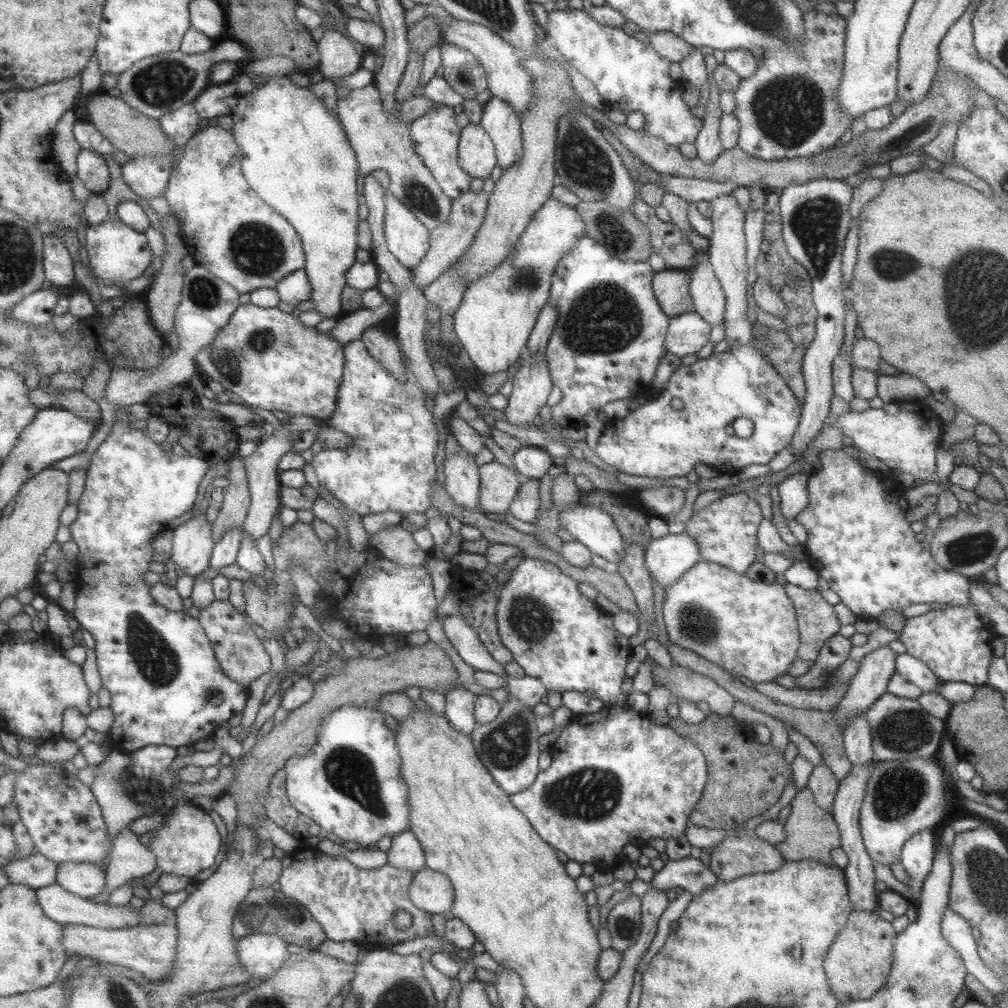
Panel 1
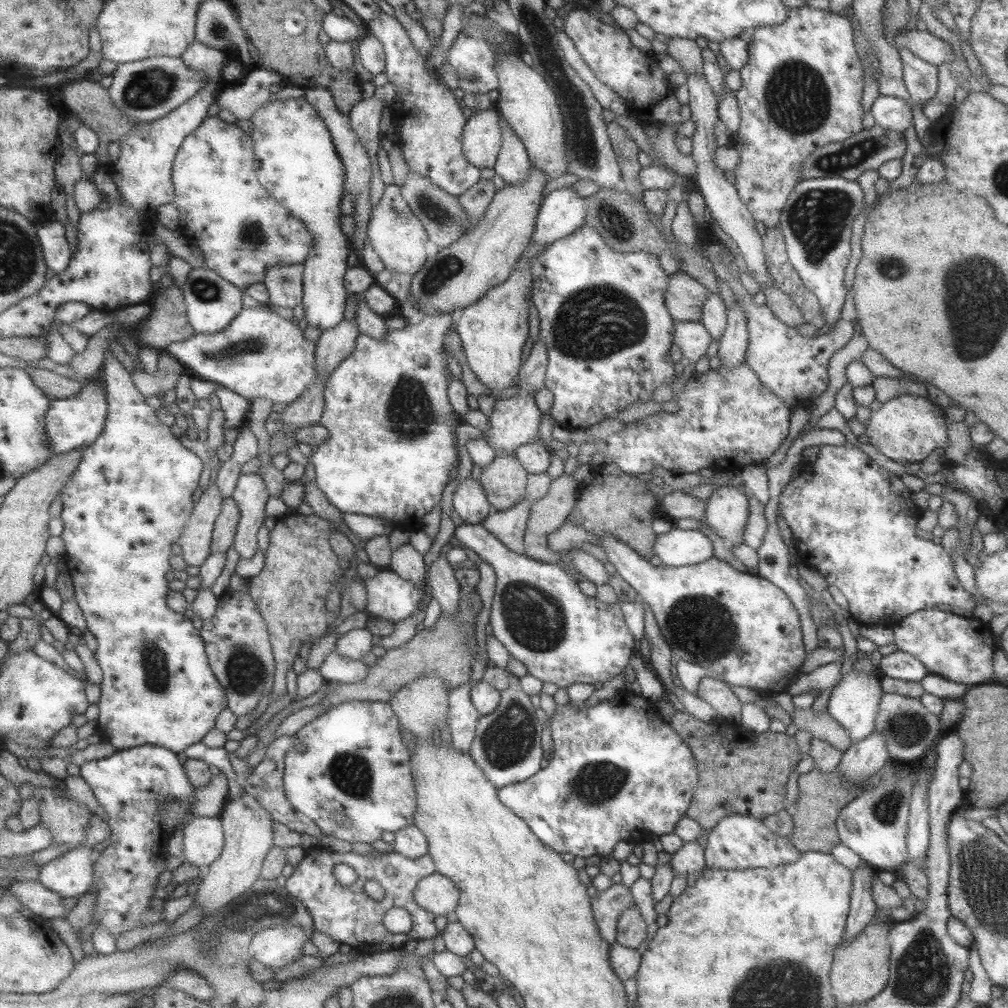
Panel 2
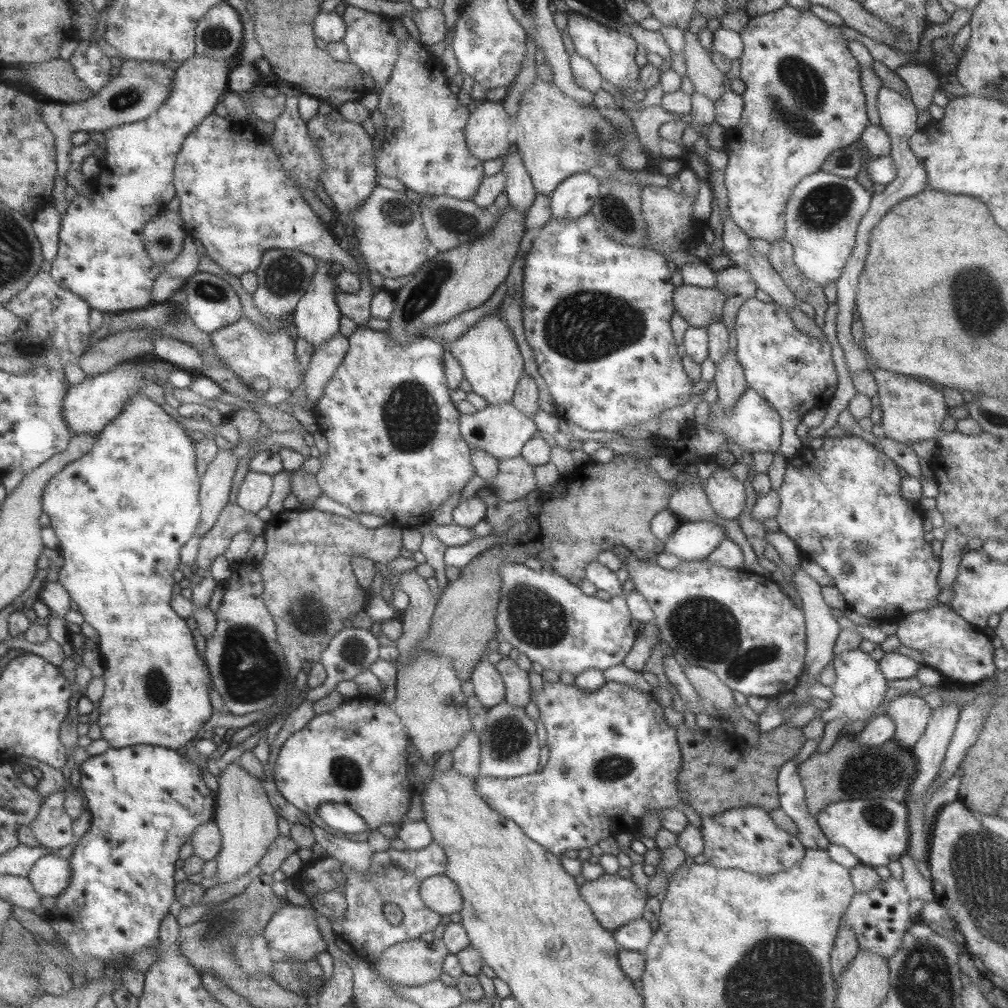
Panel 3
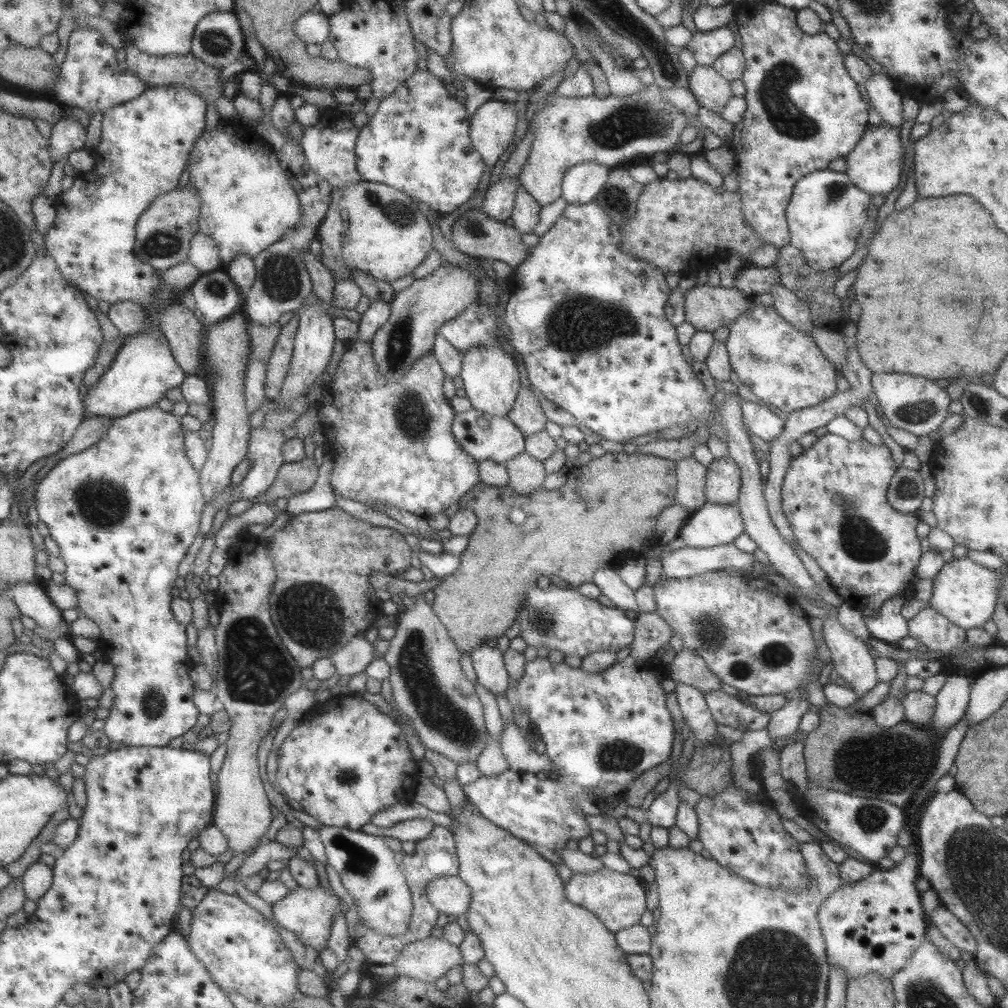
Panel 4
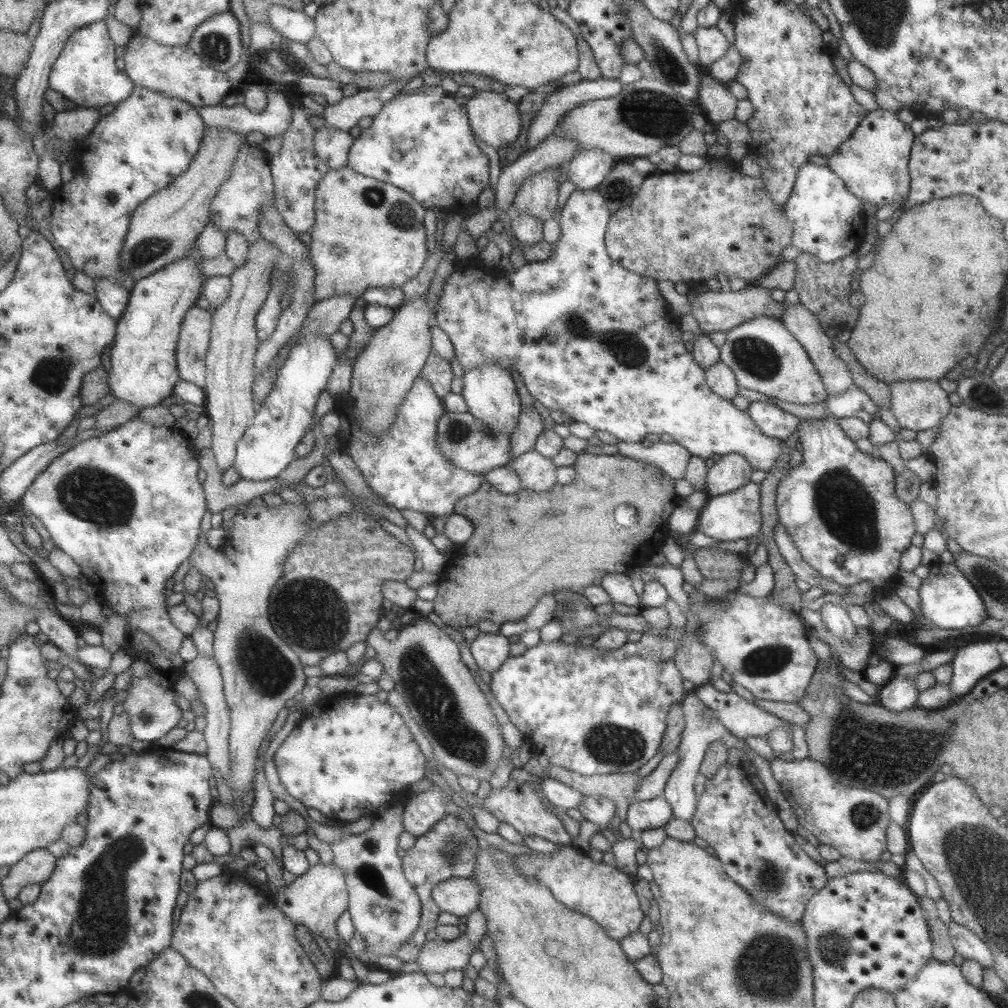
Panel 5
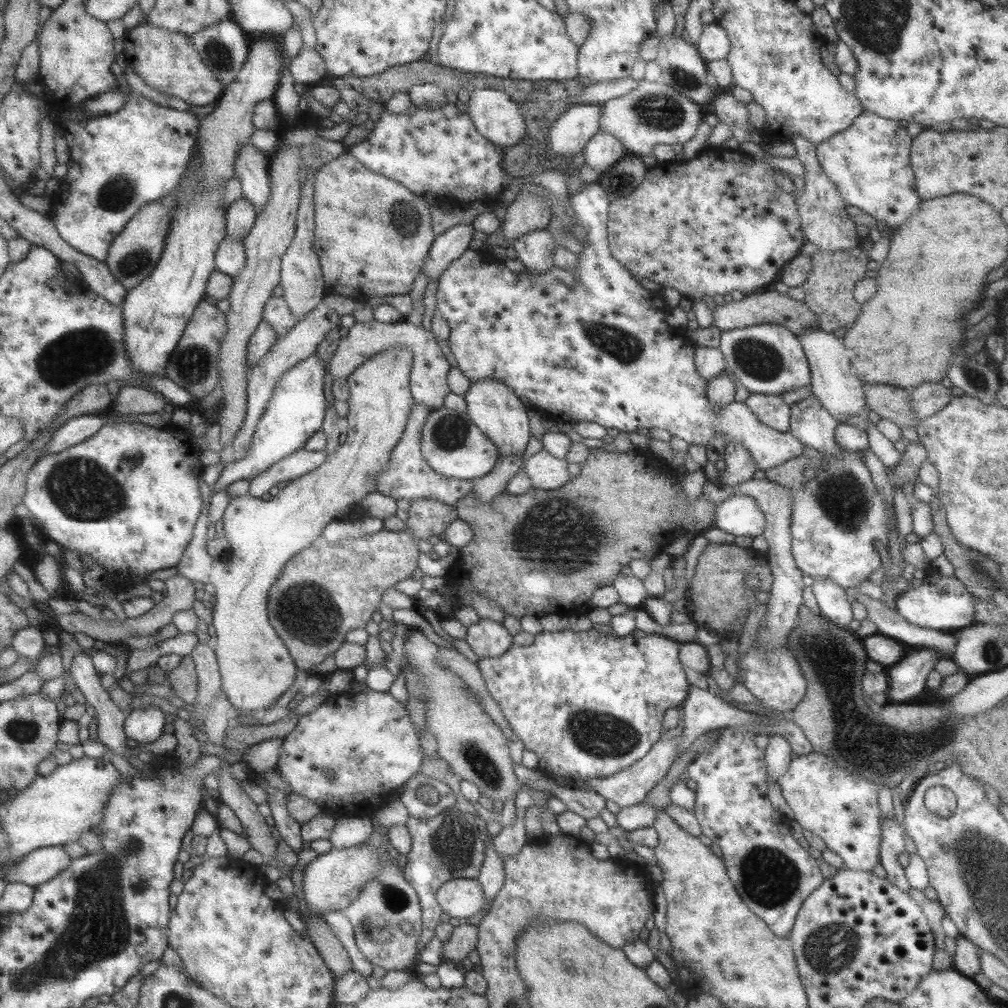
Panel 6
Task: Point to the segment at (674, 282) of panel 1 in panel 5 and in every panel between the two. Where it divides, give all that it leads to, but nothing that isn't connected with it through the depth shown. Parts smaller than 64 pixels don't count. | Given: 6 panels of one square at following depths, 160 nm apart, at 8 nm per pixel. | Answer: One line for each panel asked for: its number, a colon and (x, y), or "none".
2: (683, 297)
3: (698, 306)
4: (707, 308)
5: (719, 311)

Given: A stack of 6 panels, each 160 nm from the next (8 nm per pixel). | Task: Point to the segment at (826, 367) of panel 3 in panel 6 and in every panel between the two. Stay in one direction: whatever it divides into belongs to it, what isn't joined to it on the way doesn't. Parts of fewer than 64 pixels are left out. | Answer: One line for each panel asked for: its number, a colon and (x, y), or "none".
4: (783, 367)
5: (763, 355)
6: (766, 358)

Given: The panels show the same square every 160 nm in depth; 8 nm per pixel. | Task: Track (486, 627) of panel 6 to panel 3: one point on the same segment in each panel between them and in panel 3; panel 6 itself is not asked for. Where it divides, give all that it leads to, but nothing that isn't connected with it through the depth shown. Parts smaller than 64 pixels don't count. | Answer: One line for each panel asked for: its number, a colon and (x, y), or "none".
3: (489, 688)
4: (487, 662)
5: (490, 651)

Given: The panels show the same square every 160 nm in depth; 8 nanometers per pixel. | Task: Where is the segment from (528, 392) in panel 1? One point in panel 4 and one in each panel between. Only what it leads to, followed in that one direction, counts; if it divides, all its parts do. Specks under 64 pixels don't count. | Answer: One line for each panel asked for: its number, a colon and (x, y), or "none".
2: (513, 422)
3: (501, 430)
4: (483, 437)

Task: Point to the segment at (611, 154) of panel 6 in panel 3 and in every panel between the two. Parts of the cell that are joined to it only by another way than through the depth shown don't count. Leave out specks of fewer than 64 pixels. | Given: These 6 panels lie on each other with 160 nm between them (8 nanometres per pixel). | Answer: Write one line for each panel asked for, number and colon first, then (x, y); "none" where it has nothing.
3: (574, 196)
4: (580, 184)
5: (586, 170)

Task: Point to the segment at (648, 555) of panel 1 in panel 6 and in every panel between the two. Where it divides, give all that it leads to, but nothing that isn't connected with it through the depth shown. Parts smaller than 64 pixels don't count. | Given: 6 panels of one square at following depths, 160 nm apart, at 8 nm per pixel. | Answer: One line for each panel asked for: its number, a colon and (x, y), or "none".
2: (677, 547)
3: (692, 540)
4: (711, 525)
5: (725, 517)
6: (739, 515)

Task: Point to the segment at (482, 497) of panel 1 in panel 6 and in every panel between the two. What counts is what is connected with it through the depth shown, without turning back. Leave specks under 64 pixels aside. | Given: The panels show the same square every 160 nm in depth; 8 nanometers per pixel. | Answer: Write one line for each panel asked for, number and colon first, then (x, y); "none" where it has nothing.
2: (504, 480)
3: (515, 479)
4: (526, 474)
5: (536, 472)
6: (546, 472)

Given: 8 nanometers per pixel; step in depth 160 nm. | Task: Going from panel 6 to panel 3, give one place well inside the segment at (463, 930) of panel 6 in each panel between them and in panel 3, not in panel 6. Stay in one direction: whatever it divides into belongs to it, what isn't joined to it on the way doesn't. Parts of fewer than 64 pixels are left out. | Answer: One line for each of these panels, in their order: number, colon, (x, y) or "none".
3: (411, 963)
4: (426, 960)
5: (438, 955)

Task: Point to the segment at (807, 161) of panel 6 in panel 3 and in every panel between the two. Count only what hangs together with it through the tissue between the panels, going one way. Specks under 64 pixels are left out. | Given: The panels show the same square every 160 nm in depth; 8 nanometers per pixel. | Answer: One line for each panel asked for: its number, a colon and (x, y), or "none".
3: (821, 216)
4: (825, 214)
5: (827, 221)

